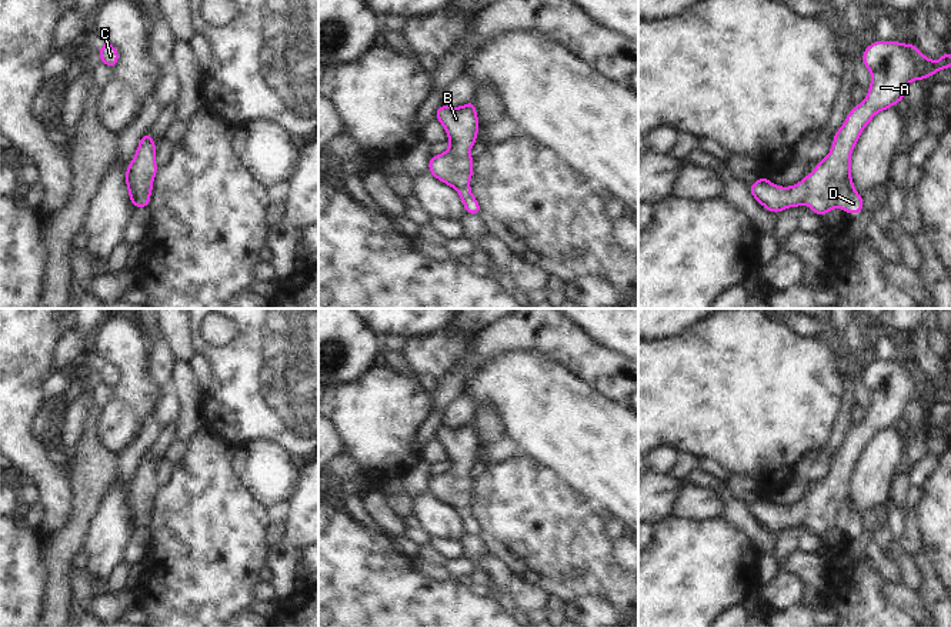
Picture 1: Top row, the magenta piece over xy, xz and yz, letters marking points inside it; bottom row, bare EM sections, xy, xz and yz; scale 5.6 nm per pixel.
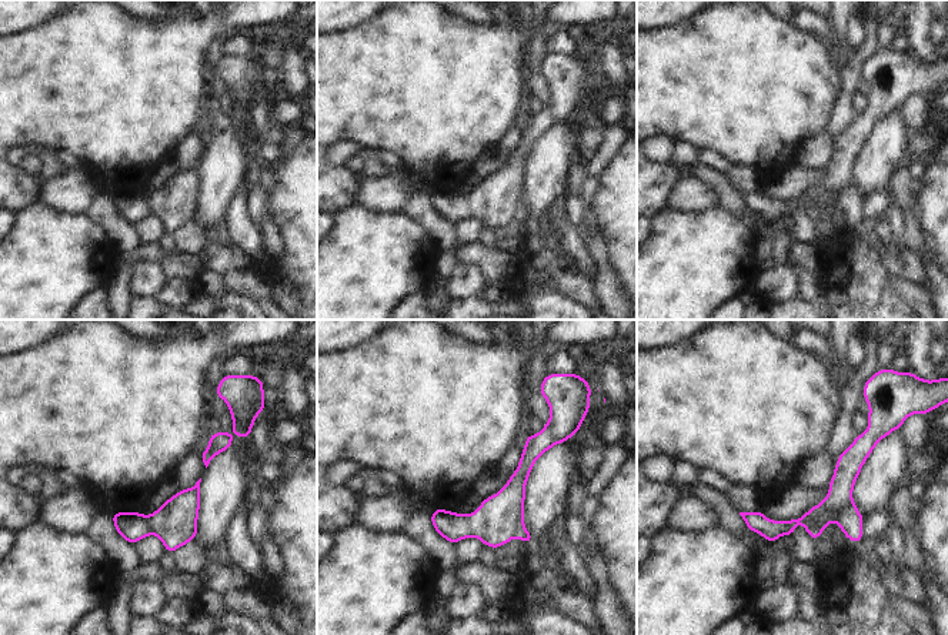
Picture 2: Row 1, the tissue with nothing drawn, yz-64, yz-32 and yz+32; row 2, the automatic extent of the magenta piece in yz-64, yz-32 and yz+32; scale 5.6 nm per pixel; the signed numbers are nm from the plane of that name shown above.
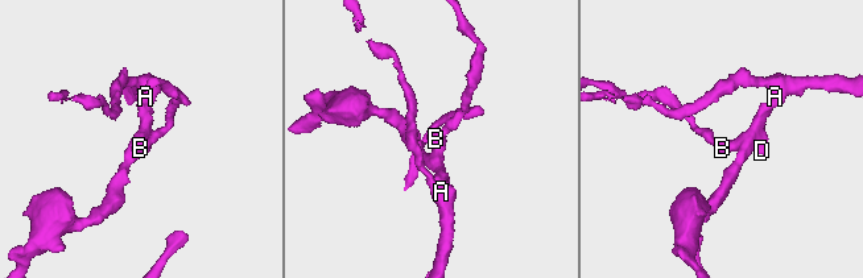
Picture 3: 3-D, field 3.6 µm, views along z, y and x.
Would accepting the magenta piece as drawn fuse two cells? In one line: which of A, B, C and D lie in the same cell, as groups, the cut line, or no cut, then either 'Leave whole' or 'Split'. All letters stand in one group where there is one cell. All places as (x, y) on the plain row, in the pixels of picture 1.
Groups: A B C D. No split. Leave whole

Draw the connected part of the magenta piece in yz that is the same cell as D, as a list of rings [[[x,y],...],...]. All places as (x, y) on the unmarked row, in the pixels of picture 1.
[[[877,360],[864,368],[862,383],[872,394],[868,414],[848,433],[845,441],[834,454],[828,476],[822,478],[805,498],[791,507],[775,506],[765,497],[750,504],[750,513],[763,527],[777,534],[788,527],[800,527],[801,524],[807,524],[817,536],[822,536],[834,527],[840,527],[845,533],[852,534],[864,531],[862,516],[854,508],[850,484],[852,470],[861,451],[877,433],[902,421],[904,410],[912,400],[924,400],[934,396],[938,390],[951,387],[951,374],[945,370],[942,377],[938,381],[934,381],[925,377],[914,363],[902,364],[897,360]]]

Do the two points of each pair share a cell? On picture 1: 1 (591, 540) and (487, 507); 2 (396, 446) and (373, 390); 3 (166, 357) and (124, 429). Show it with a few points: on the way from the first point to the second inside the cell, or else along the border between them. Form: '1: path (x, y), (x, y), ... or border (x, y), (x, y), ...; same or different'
1: path (566, 540), (557, 540), (520, 507), (513, 507); same
2: path (381, 432), (377, 427), (377, 404); same
3: border (149, 347), (149, 376), (163, 392); different

